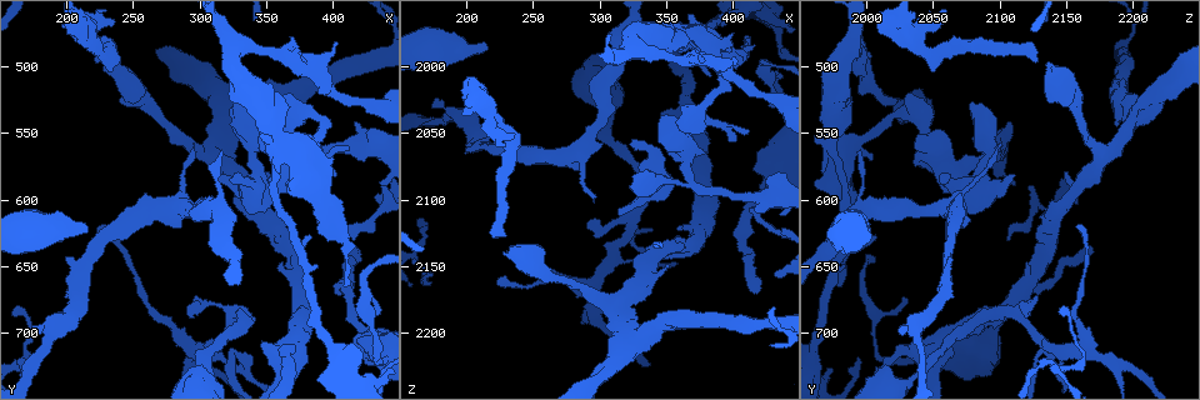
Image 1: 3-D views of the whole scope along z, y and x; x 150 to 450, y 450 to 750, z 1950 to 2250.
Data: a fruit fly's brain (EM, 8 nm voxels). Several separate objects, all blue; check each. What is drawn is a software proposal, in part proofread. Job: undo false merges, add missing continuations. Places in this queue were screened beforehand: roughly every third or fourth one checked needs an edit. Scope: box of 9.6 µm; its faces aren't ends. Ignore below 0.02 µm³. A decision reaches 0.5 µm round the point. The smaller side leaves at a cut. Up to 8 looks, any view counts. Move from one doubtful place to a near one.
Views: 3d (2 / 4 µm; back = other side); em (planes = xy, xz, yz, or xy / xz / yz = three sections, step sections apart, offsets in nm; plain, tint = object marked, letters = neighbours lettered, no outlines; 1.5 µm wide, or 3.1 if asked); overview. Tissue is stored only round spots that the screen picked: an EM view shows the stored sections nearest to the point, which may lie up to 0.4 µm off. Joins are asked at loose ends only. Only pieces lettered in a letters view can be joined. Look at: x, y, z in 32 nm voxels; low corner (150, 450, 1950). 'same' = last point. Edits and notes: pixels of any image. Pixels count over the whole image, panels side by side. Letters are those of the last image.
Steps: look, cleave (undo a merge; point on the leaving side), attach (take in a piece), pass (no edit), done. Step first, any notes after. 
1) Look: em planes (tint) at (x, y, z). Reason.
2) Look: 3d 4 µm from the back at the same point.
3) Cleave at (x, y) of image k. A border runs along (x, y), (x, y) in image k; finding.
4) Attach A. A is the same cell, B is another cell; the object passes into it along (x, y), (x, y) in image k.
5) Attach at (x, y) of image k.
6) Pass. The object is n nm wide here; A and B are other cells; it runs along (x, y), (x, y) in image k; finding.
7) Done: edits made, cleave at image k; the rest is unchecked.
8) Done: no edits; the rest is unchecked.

Look: em planes (letters) at (326, 578, 2056). Branch stops here.

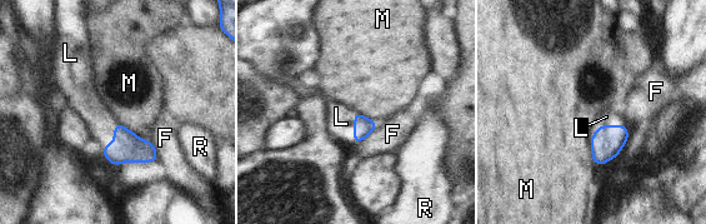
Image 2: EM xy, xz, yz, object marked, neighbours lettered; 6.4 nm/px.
Attach L. L is the same cell, F, M and R are other cells; the object passes into it along (606, 143), (604, 125), (606, 117) in image 2; it goes on there.

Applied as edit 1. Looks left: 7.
Look: em yz step 8 (tint) at (370, 566, 2086).

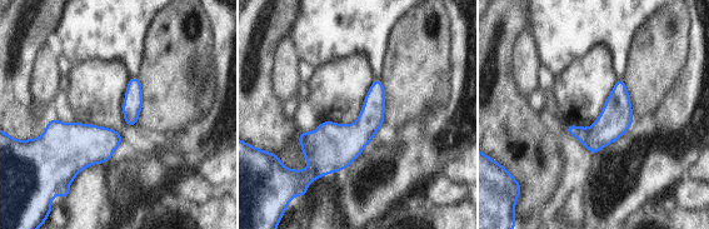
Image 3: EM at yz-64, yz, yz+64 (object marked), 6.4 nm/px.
Look: em planes (letters) at the same point. Another direction.

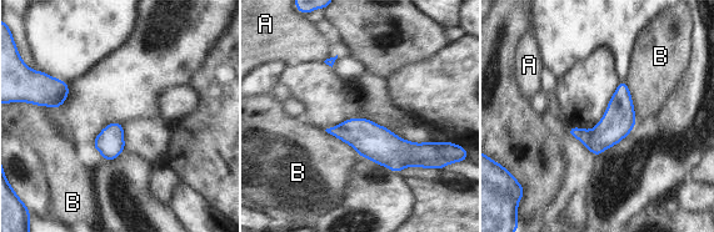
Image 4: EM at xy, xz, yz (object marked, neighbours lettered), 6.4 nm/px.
Pass. A and B are other cells; it runs along (333, 130), (388, 150), (430, 145) in image 4; continuous, no second cell.

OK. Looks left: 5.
Look: em planes (letters) at (416, 636, 2168). Free end.

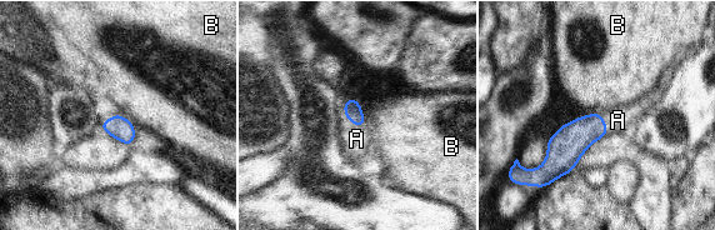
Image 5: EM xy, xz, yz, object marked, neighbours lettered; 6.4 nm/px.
Attach A. The object is 110 nm wide here; the longest contact is with B, 120 nm; A is the same cell, B is another cell; the cell continues.

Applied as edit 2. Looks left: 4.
Done: edits made, attach at image 2, attach at image 5; the rest is unchecked.

